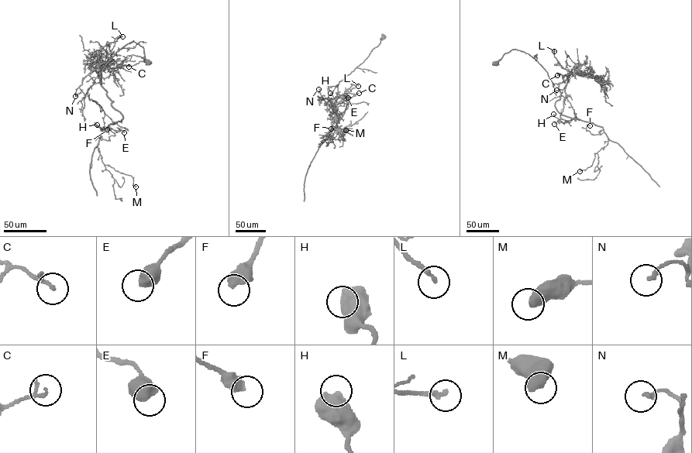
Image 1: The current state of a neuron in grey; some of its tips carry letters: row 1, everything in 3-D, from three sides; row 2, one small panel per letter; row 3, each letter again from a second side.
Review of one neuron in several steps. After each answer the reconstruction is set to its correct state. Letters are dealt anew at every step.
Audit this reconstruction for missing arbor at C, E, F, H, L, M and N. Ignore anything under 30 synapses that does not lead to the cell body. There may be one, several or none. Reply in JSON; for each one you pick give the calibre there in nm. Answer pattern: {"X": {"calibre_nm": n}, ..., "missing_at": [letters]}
{"missing_at": []}

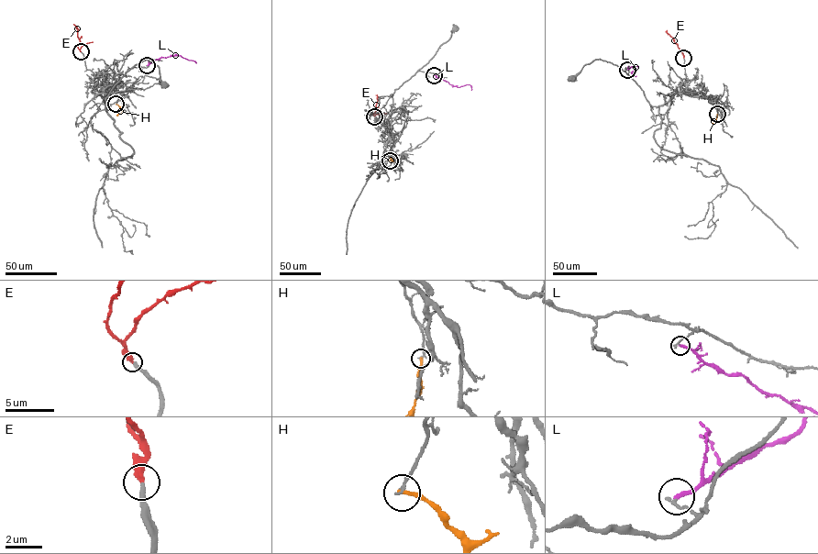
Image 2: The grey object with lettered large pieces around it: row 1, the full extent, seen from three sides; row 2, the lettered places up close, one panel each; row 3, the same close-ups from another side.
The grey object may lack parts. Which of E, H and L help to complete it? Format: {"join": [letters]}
{"join": ["E"]}

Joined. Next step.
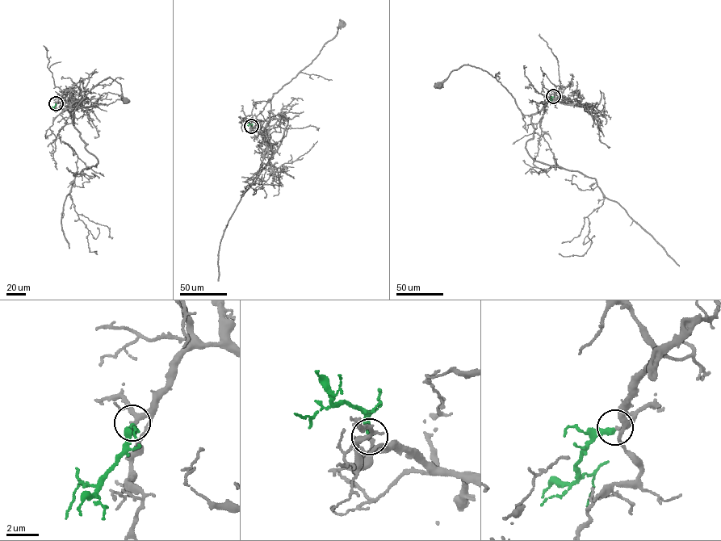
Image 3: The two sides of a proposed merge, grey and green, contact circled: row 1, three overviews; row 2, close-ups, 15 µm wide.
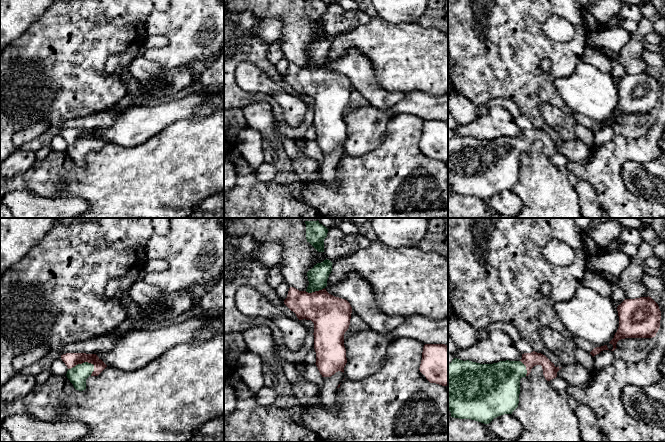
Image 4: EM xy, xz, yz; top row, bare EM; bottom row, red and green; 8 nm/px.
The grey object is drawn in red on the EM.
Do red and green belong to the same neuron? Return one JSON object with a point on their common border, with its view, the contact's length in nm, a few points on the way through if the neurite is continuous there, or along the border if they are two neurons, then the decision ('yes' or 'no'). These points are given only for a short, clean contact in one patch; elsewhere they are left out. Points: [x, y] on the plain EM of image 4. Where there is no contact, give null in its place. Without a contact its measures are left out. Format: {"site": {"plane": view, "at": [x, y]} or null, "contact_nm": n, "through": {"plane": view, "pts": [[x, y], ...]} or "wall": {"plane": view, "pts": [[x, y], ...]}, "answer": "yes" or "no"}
{"site": {"plane": "xy", "at": [81, 139]}, "contact_nm": 220, "through": {"plane": "xy", "pts": [[71, 136], [81, 139], [77, 151]]}, "answer": "yes"}

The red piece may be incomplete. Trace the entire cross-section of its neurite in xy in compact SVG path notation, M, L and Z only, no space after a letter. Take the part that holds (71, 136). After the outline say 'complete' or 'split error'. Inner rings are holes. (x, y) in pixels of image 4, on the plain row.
M66 129L61 135L68 144L67 154L79 167L86 165L89 152L98 152L107 143L96 130Z | split error

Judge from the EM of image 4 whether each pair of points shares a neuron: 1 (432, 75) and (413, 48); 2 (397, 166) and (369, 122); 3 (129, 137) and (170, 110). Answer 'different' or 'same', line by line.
1: same
2: different
3: same

